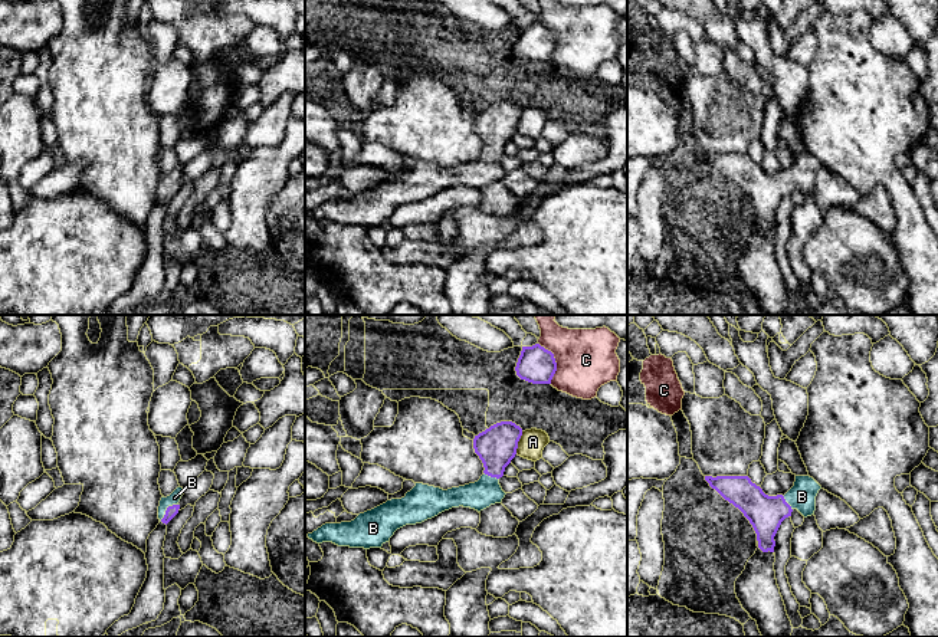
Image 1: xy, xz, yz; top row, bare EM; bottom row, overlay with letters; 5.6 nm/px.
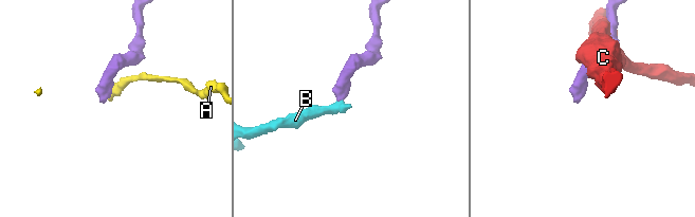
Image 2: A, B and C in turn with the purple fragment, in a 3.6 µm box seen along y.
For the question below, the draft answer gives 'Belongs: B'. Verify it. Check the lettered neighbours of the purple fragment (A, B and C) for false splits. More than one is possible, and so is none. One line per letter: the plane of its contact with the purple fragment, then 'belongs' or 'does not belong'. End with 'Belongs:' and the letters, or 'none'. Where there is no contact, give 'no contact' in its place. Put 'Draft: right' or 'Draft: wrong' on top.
Draft: right
A: xz | does not belong
B: xy | belongs
C: xz | does not belong
Belongs: B

